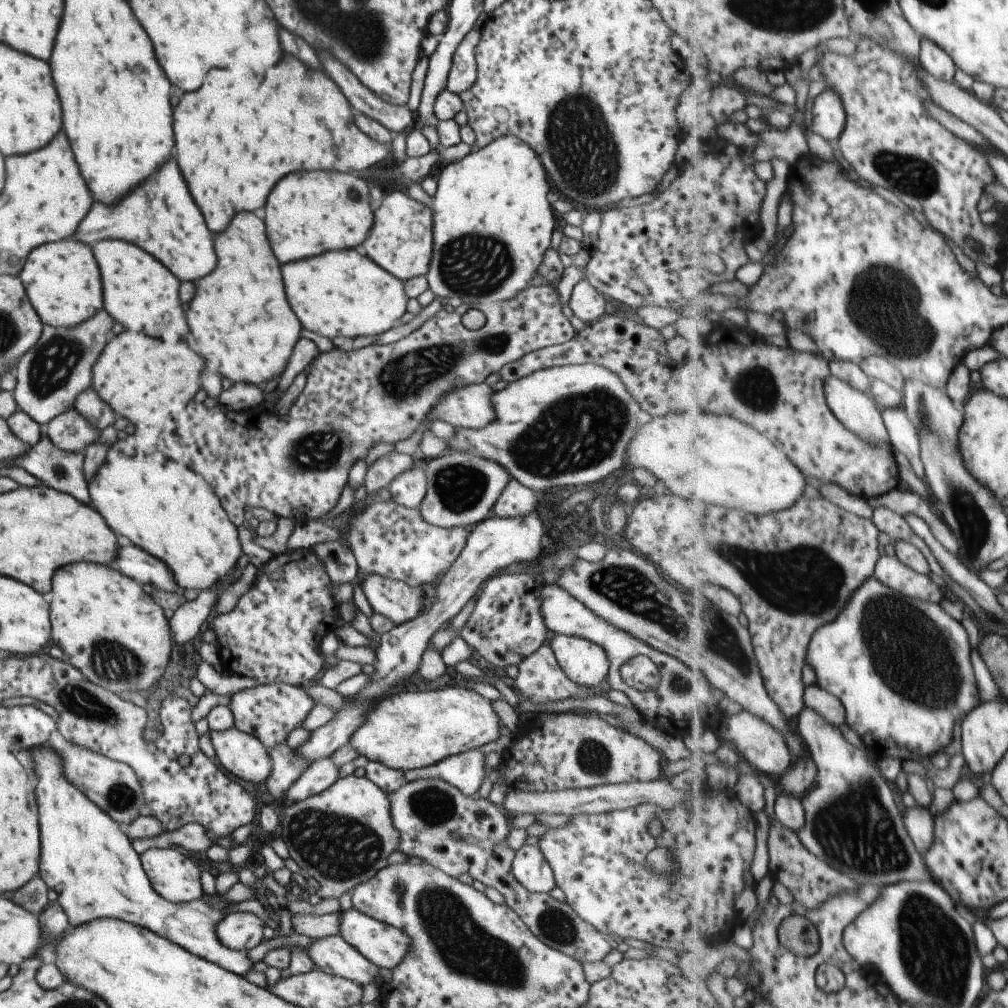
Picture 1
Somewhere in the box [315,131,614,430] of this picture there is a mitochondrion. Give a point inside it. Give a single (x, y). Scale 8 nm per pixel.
(413, 374)

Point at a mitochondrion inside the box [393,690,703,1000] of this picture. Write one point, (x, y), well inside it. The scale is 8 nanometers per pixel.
(460, 944)

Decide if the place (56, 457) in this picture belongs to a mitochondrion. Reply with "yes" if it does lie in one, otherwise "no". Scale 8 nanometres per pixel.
no

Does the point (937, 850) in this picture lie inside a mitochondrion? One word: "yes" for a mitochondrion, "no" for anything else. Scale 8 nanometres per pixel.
no

